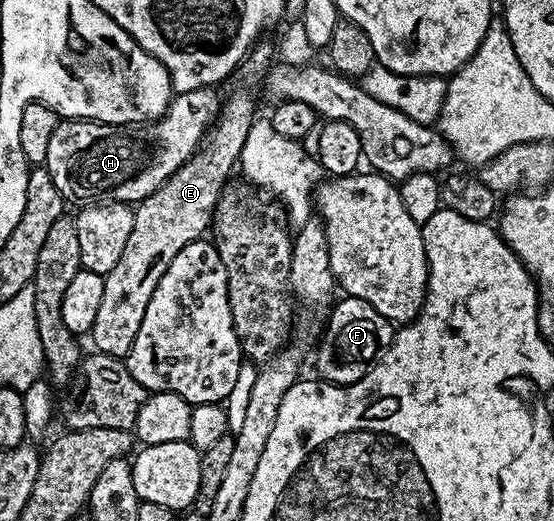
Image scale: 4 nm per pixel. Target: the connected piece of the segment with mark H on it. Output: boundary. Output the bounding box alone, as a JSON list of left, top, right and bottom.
[45,87,221,205]

